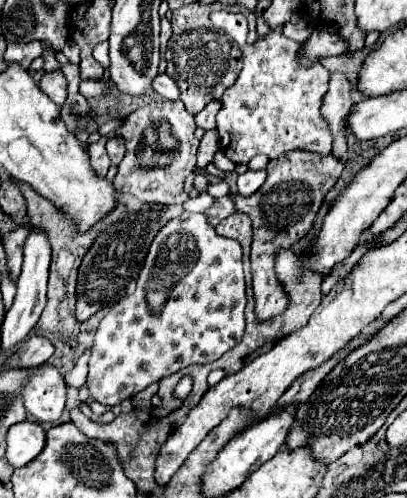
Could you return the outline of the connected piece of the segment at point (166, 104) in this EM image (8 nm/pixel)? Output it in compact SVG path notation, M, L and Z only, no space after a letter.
M153 101L133 111L121 125L119 135L125 137L127 153L119 163L113 185L121 193L129 193L147 203L175 205L185 203L189 195L183 191L185 177L195 169L199 139L193 135L195 121L181 101Z

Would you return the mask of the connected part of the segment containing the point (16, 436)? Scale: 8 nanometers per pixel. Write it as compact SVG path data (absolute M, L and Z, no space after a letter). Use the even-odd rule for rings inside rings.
M37 421L17 423L7 433L5 457L13 467L23 467L43 451L45 443L47 443L45 429Z

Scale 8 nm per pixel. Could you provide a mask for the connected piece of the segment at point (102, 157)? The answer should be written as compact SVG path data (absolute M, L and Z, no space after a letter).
M101 137L97 143L91 143L87 147L89 157L91 157L91 167L99 173L99 177L105 177L107 175L107 169L111 165L109 155L107 155L107 149L105 149L105 143L107 143L107 137Z

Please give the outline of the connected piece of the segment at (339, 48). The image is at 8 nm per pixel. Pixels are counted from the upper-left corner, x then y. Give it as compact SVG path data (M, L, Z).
M315 29L313 35L309 37L309 41L303 45L303 49L307 49L307 53L303 53L303 63L311 65L311 61L317 61L321 57L347 53L349 43L343 41L341 35L337 35L337 33L327 33L327 31Z

